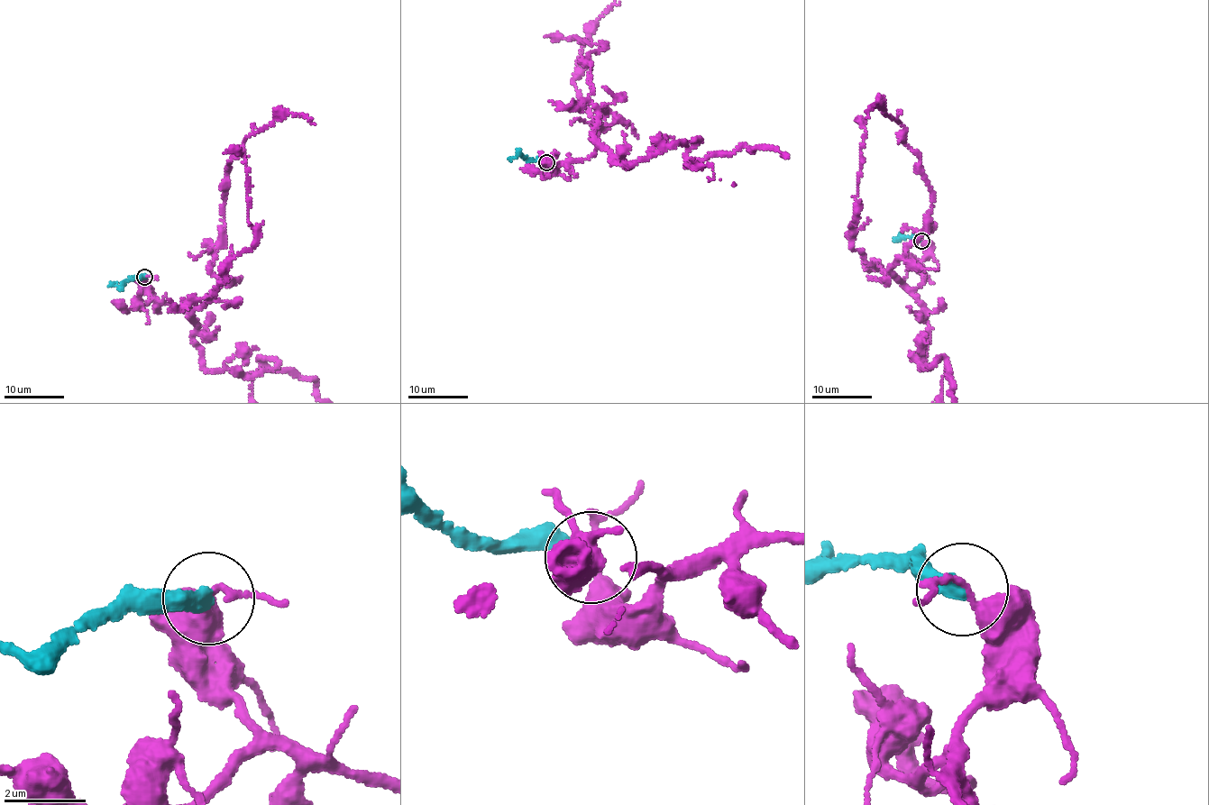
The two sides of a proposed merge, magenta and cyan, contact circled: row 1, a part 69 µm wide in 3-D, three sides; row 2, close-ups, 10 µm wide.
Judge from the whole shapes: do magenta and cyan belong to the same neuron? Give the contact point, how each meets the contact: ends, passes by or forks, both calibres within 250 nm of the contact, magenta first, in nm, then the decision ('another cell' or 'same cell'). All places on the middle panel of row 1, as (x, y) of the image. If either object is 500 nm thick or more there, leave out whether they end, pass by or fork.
at (546, 162); magenta forks there; cyan ends there; 160 nm thick on the magenta side, 360 nm on the other; another cell

